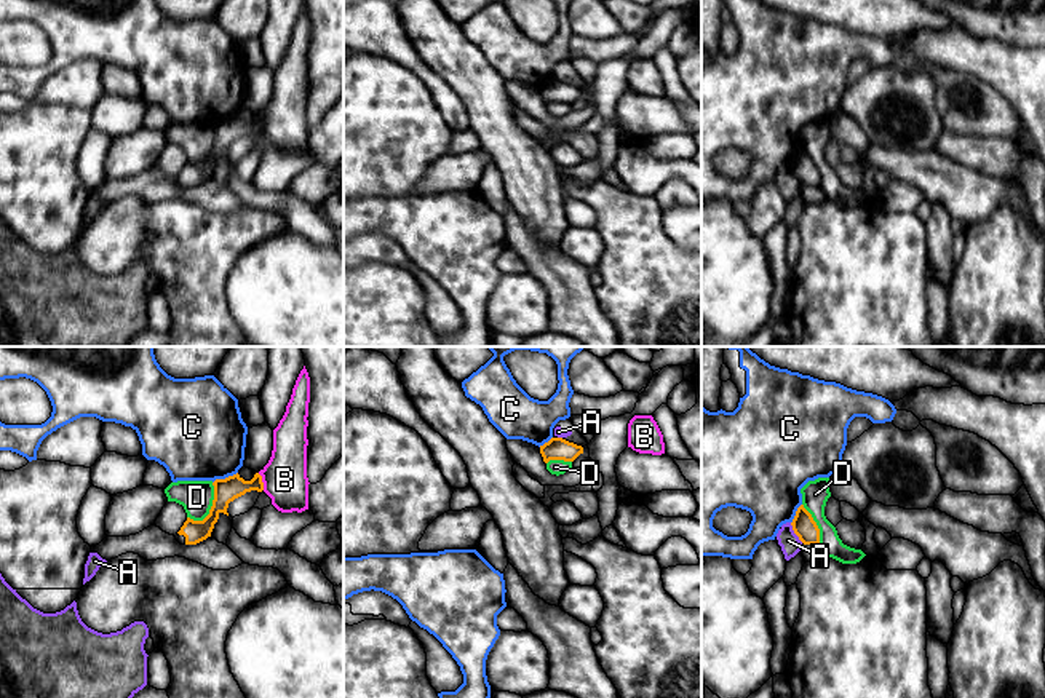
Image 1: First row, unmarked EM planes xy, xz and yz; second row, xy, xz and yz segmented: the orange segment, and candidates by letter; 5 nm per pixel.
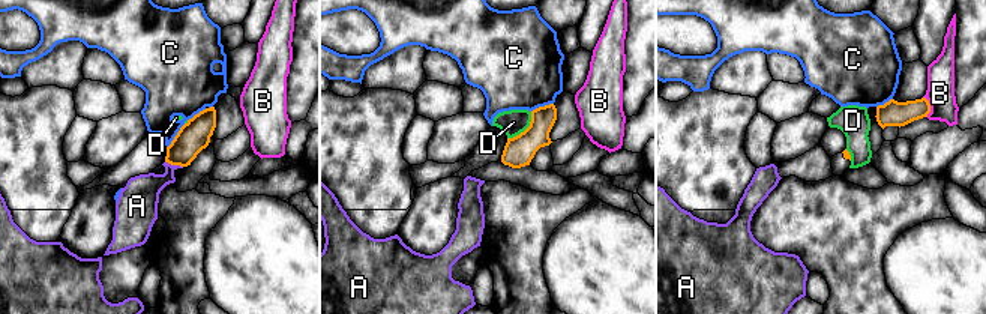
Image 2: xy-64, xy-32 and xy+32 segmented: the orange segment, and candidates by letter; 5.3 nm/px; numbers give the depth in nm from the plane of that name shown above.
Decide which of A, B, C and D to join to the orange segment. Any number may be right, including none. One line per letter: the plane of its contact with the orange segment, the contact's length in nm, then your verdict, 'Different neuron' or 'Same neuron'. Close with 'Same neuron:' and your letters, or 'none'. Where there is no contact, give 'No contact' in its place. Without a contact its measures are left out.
A: Touches orange in yz. Shared border 120 nm. Different neuron
B: Touches orange in xy. Shared border 90 nm. Different neuron
C: Touches orange in xy. Shared border 140 nm. Different neuron
D: Touches orange in xy. Shared border 220 nm. Different neuron
Same neuron: none

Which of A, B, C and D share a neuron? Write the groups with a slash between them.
A / B / C / D

